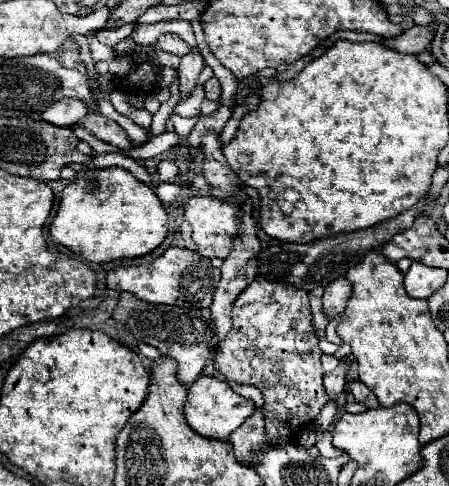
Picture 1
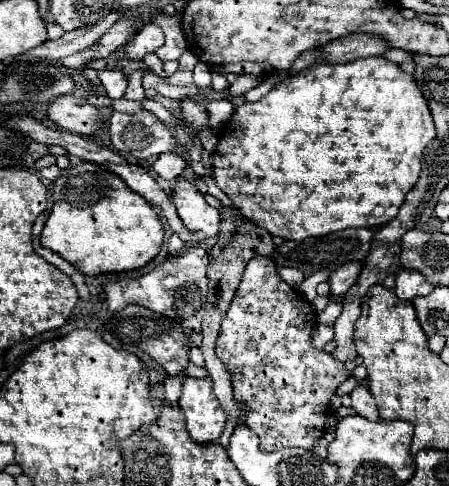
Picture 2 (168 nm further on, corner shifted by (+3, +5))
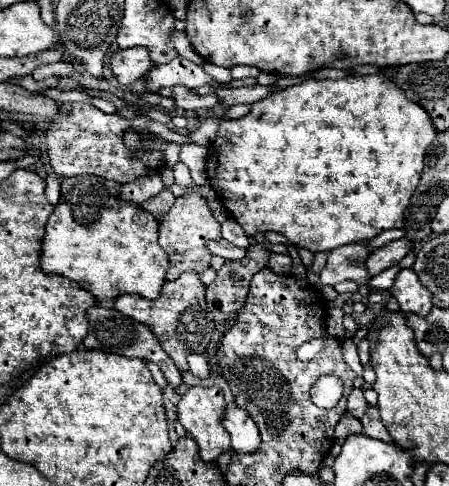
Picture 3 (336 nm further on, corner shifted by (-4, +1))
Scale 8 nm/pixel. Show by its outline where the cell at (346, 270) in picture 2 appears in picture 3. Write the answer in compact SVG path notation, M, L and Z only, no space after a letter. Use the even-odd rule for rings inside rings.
M397 239L393 243L373 251L365 261L367 273L373 277L391 265L397 265L409 253L409 249L411 249L411 243L407 239Z

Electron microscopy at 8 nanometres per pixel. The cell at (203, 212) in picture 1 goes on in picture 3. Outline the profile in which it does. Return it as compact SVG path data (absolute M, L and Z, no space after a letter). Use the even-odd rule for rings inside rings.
M177 163L173 167L175 171L175 185L179 185L185 195L175 199L175 205L171 207L167 219L159 223L159 245L169 256L169 269L167 269L167 281L177 279L182 273L195 271L202 274L210 265L212 254L207 247L209 239L221 239L221 225L215 219L213 211L209 209L209 201L201 195L201 187L191 179L187 165Z

